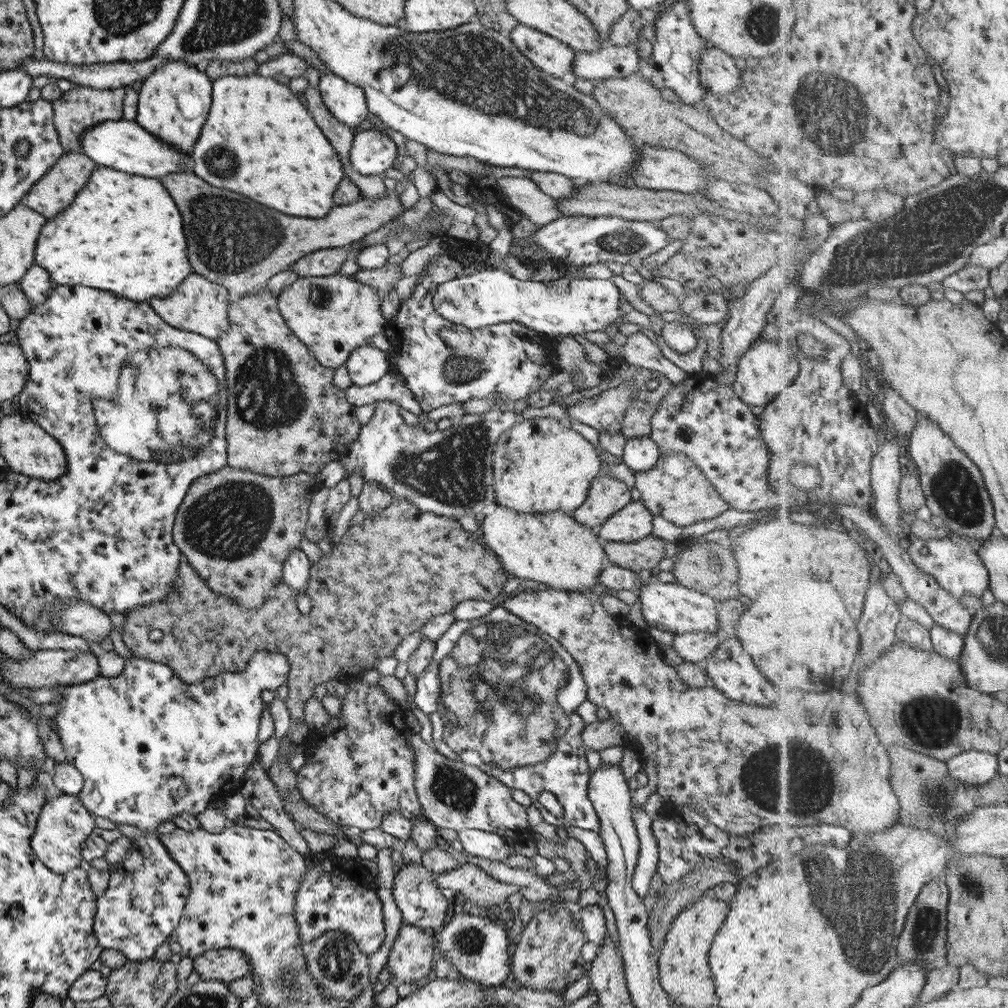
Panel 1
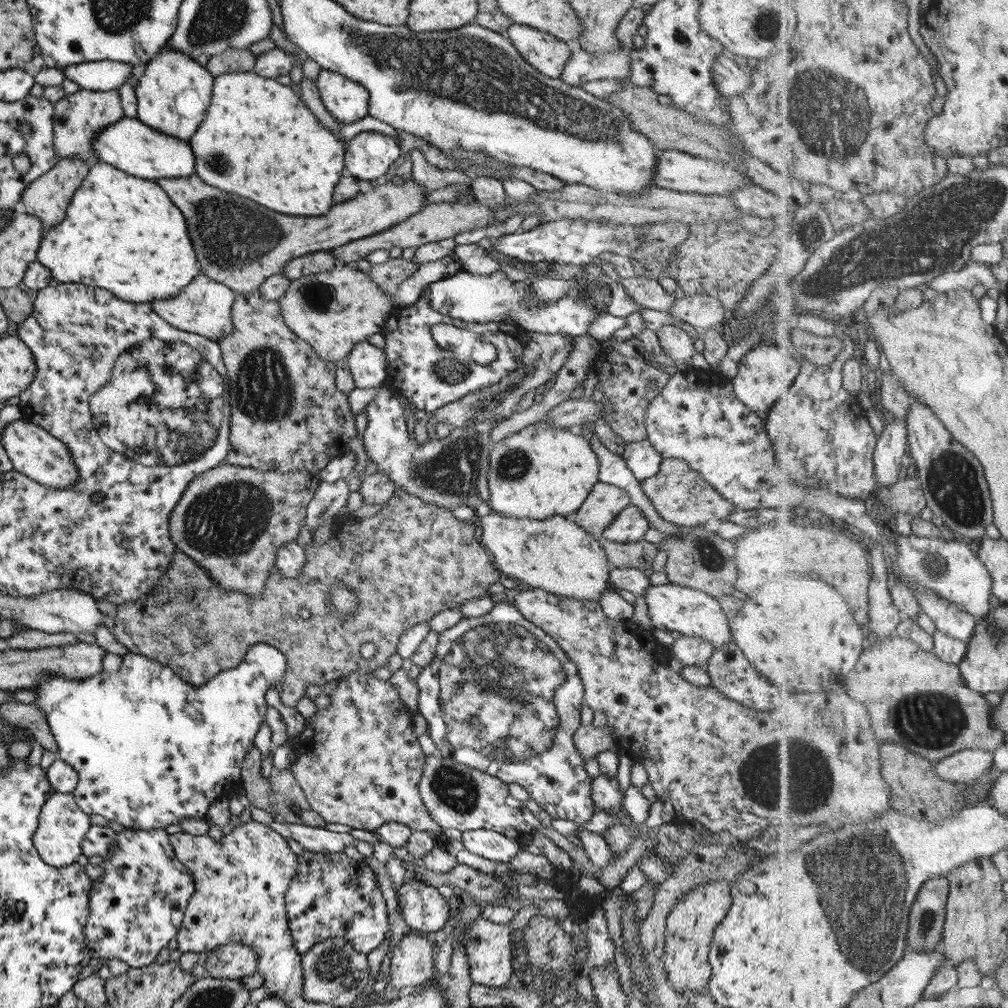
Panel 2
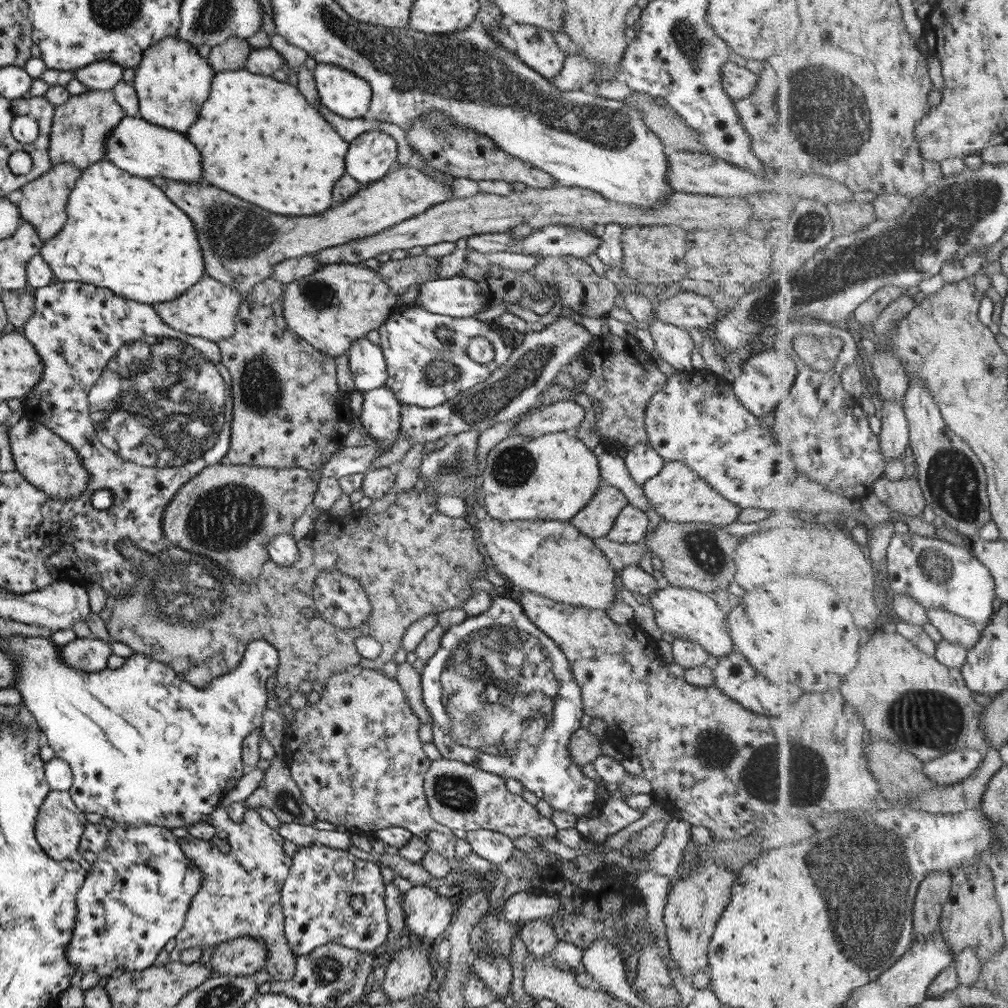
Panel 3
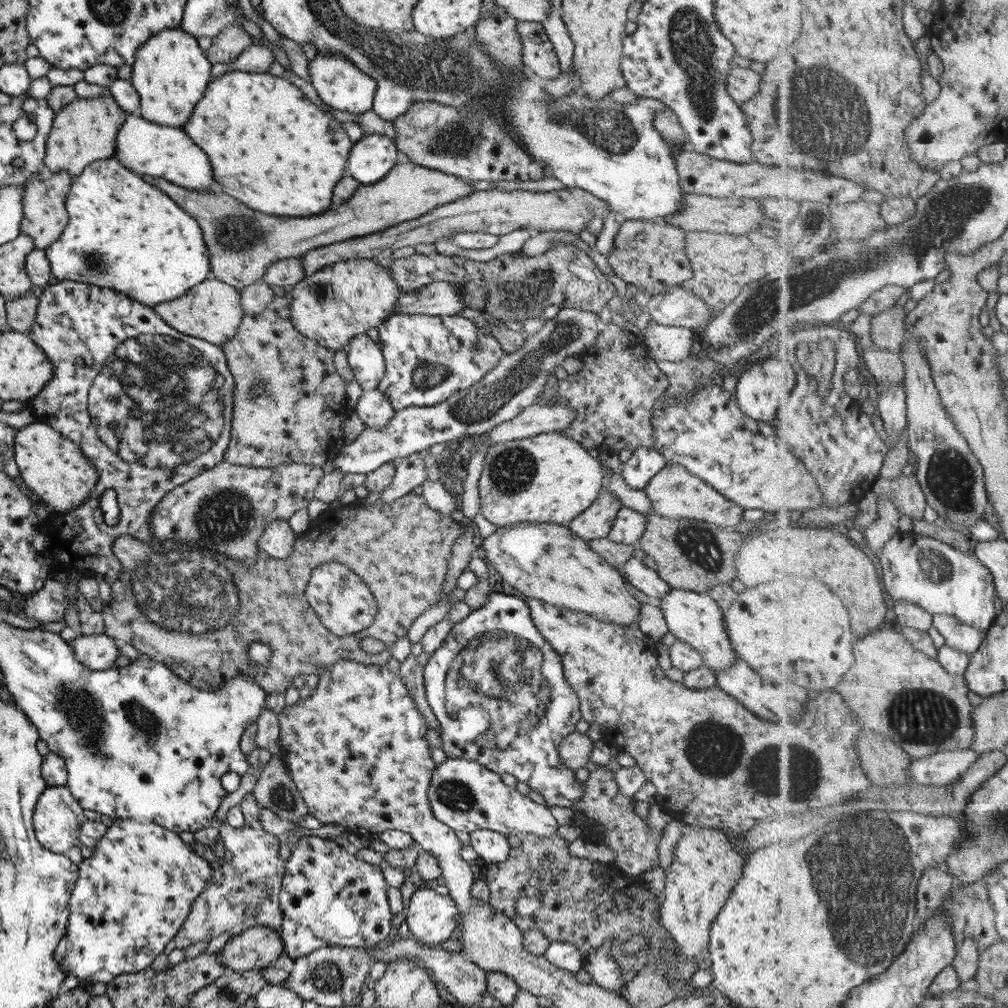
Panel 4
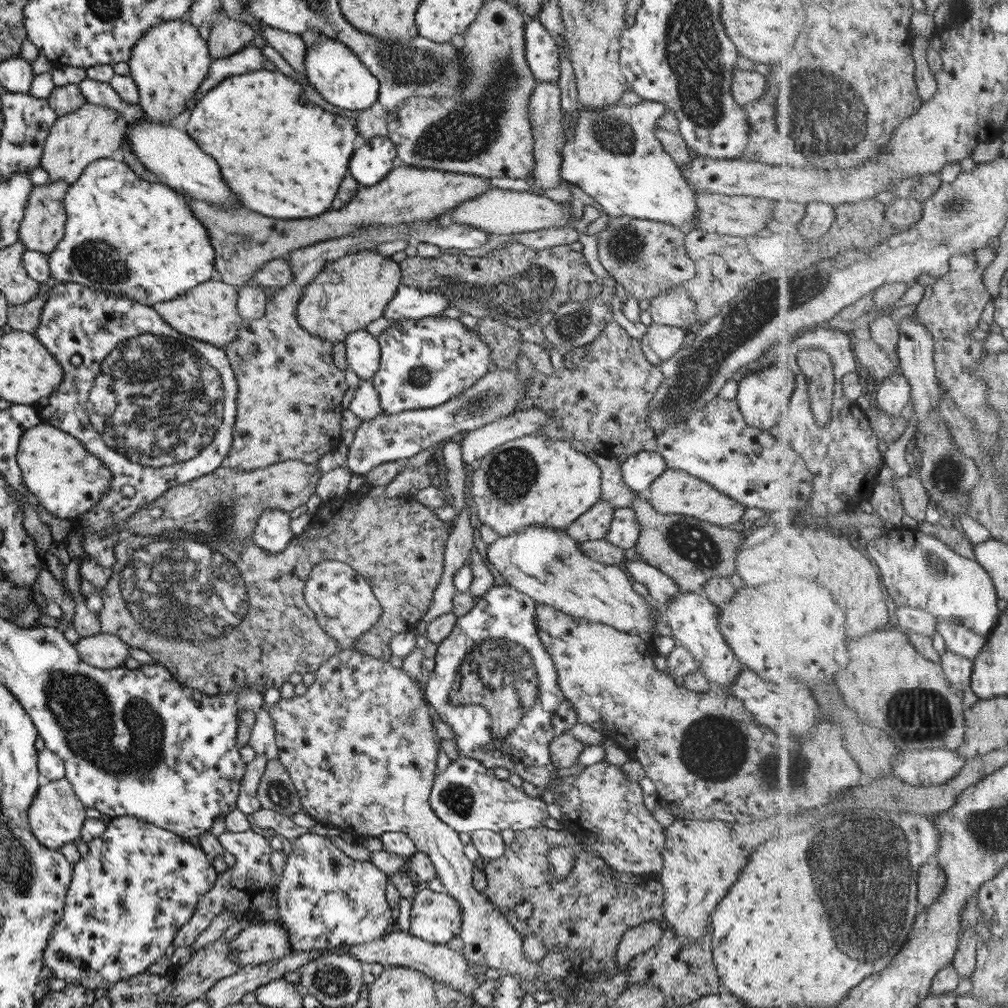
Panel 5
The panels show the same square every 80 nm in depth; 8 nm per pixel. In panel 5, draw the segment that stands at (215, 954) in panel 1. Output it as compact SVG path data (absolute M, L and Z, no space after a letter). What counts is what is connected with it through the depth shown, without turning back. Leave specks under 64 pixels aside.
M252 922L229 942L229 959L239 966L261 965L291 953L287 929L275 922Z

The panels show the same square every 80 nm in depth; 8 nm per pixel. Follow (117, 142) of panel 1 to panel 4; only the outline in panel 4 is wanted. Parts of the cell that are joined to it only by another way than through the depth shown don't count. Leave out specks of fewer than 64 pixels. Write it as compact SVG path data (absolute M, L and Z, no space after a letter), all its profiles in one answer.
M137 113L126 115L124 124L116 136L111 158L115 158L123 168L137 175L153 175L192 191L209 192L219 188L217 184L213 184L207 156L181 128L152 124Z

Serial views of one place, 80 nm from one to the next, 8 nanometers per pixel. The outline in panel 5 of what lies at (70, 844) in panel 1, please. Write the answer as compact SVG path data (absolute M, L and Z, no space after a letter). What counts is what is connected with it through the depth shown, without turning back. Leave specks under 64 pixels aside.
M66 778L41 781L34 799L27 809L27 826L31 835L49 849L61 849L67 843L80 839L83 822L86 820L84 804L73 794Z

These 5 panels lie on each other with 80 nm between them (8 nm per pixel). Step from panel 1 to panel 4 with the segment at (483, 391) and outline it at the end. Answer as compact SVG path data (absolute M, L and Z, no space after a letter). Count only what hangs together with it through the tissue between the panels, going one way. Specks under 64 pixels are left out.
M391 314L377 327L377 345L383 358L383 379L376 389L387 396L394 412L407 407L431 407L444 402L455 392L481 380L504 356L498 342L489 334L482 335L469 319L424 314Z

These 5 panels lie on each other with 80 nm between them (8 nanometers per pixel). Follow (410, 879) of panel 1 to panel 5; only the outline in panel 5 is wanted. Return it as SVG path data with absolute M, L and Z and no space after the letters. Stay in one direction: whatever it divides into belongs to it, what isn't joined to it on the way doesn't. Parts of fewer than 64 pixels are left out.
M429 889L417 891L412 895L409 915L409 927L408 932L424 940L425 942L435 943L438 945L445 945L445 943L453 937L458 936L461 924L461 911L460 906L456 900L453 900L451 896L443 892L431 892Z

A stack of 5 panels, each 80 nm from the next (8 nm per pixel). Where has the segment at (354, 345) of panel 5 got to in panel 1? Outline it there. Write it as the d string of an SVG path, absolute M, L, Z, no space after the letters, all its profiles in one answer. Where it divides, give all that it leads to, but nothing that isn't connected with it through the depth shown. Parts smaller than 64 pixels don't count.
M368 344L355 348L343 366L354 387L367 386L377 382L389 369L386 352Z

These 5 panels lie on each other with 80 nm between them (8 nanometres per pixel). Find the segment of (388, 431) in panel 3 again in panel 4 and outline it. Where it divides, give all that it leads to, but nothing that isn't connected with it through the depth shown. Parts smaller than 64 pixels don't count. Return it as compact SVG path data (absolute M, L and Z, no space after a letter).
M376 388L363 390L353 409L366 428L375 430L383 428L394 414L387 396L383 396L383 392L379 392Z

